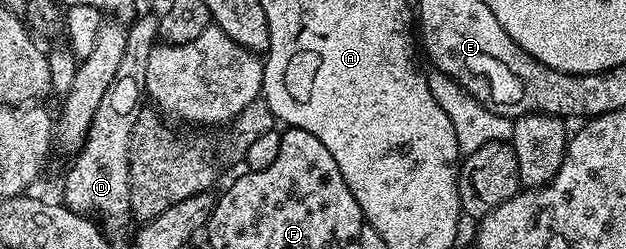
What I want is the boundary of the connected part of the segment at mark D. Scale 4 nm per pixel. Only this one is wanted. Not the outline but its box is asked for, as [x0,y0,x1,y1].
[62,16,158,229]

